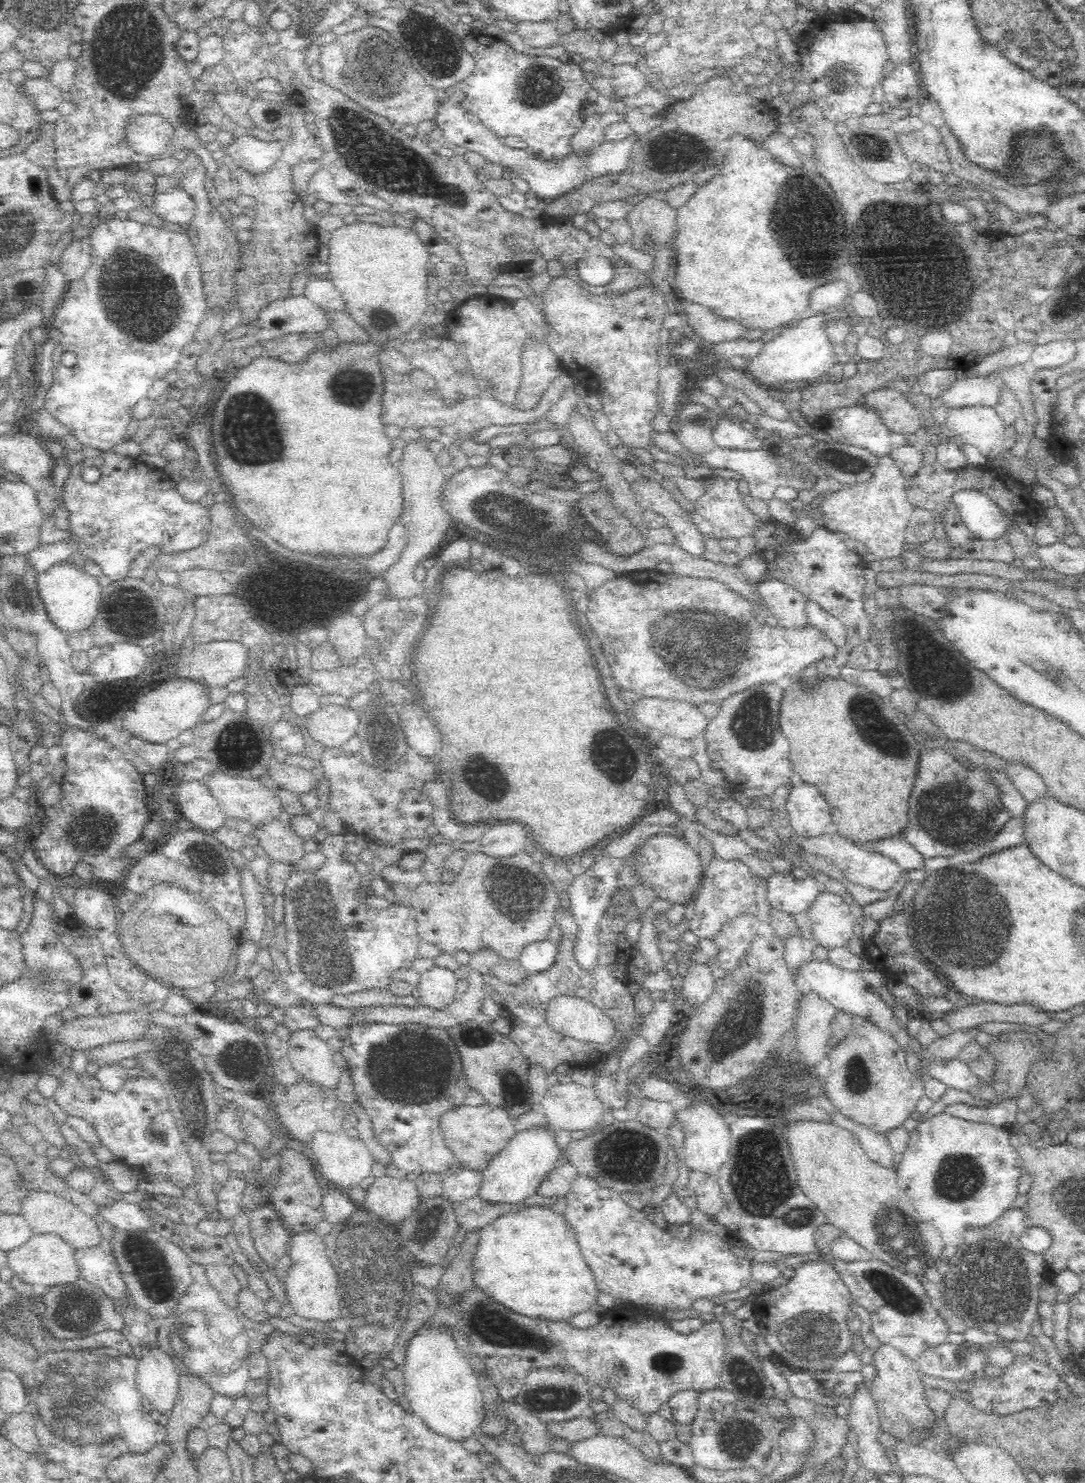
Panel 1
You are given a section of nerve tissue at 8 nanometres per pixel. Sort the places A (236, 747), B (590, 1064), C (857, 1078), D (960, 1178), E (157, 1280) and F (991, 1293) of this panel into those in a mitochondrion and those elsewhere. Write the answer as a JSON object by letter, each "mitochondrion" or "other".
{"A":"mitochondrion","B":"other","C":"mitochondrion","D":"mitochondrion","E":"mitochondrion","F":"mitochondrion"}

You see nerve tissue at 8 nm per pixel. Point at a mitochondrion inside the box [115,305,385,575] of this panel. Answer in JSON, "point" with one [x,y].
{"point":[261,442]}

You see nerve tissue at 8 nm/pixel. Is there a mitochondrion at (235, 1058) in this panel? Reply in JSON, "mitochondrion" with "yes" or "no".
{"mitochondrion":"yes"}

